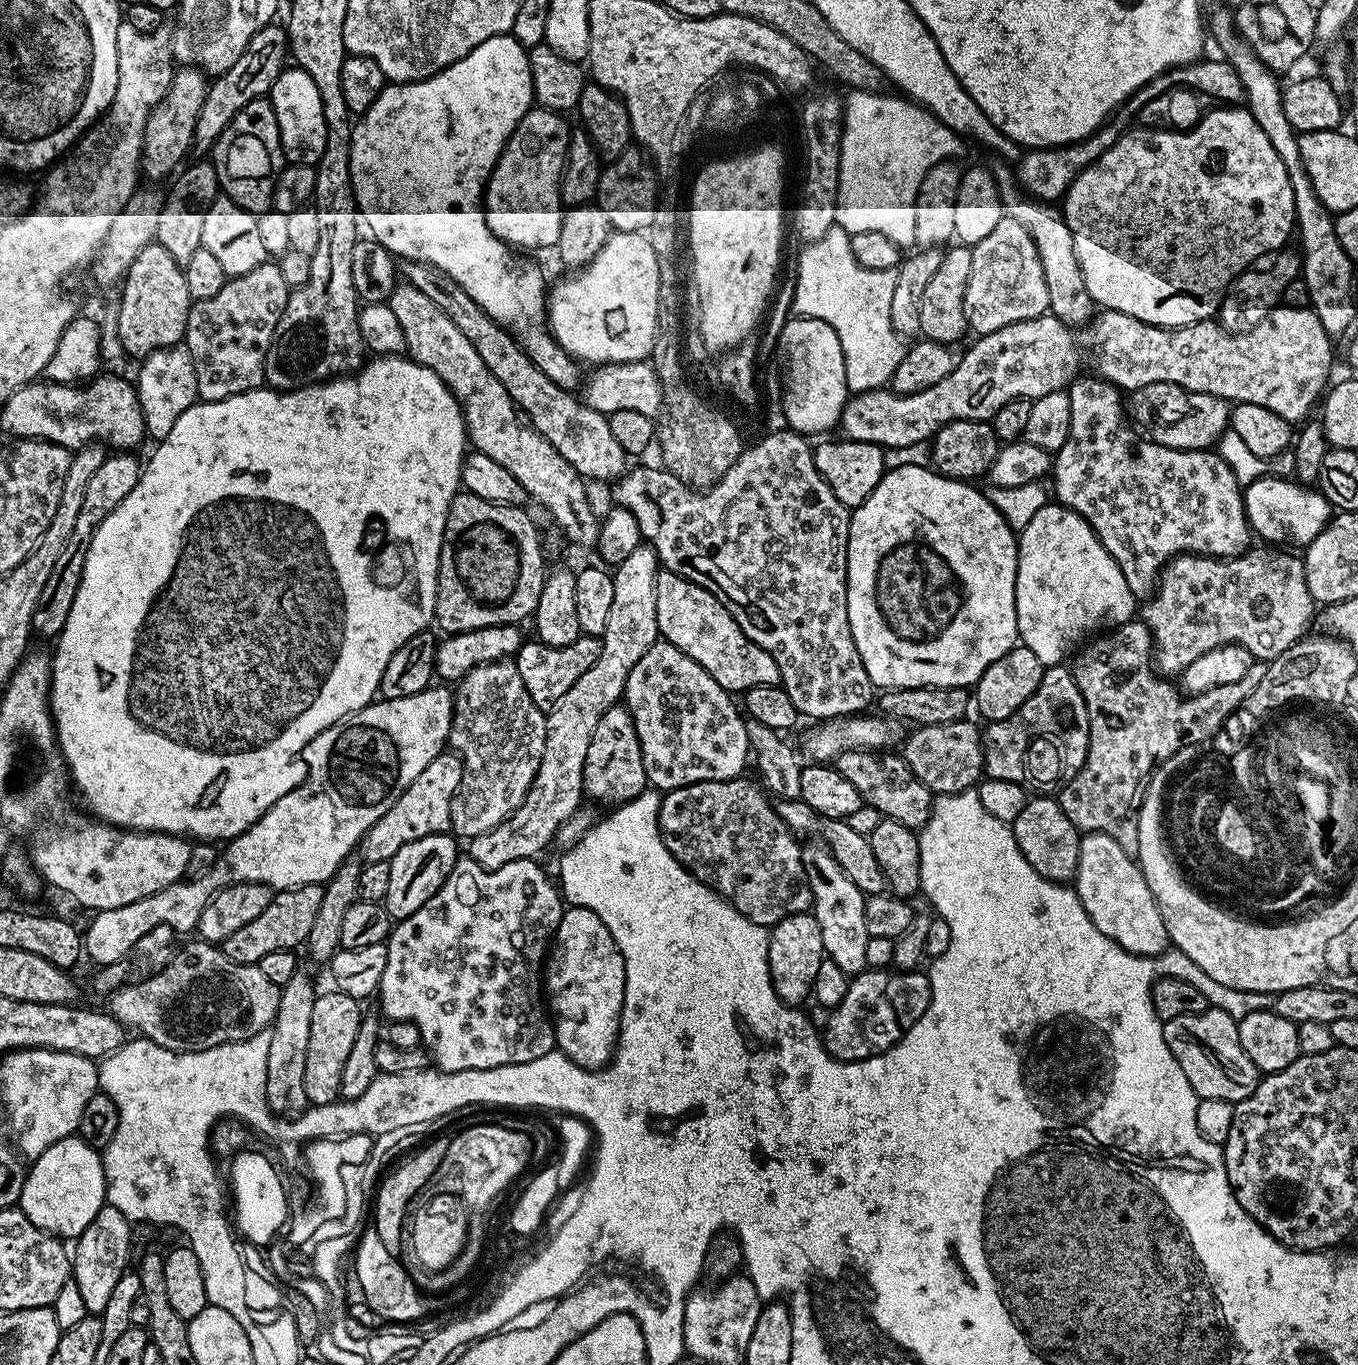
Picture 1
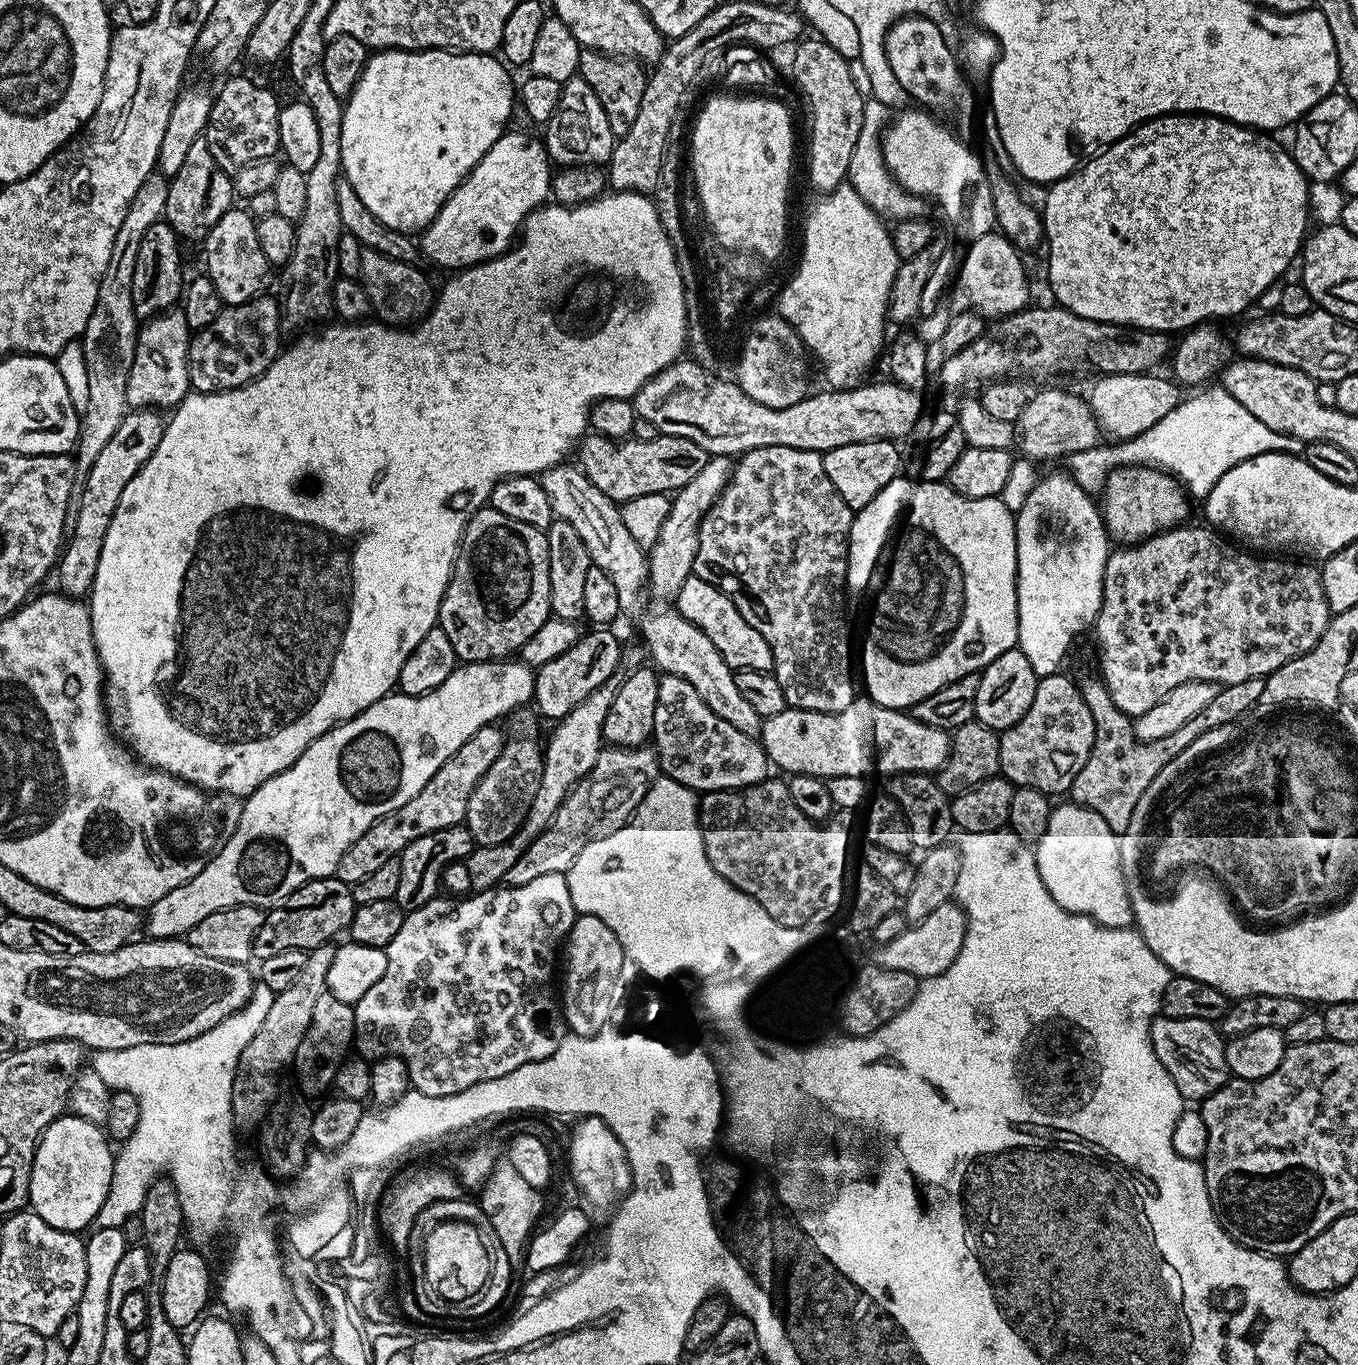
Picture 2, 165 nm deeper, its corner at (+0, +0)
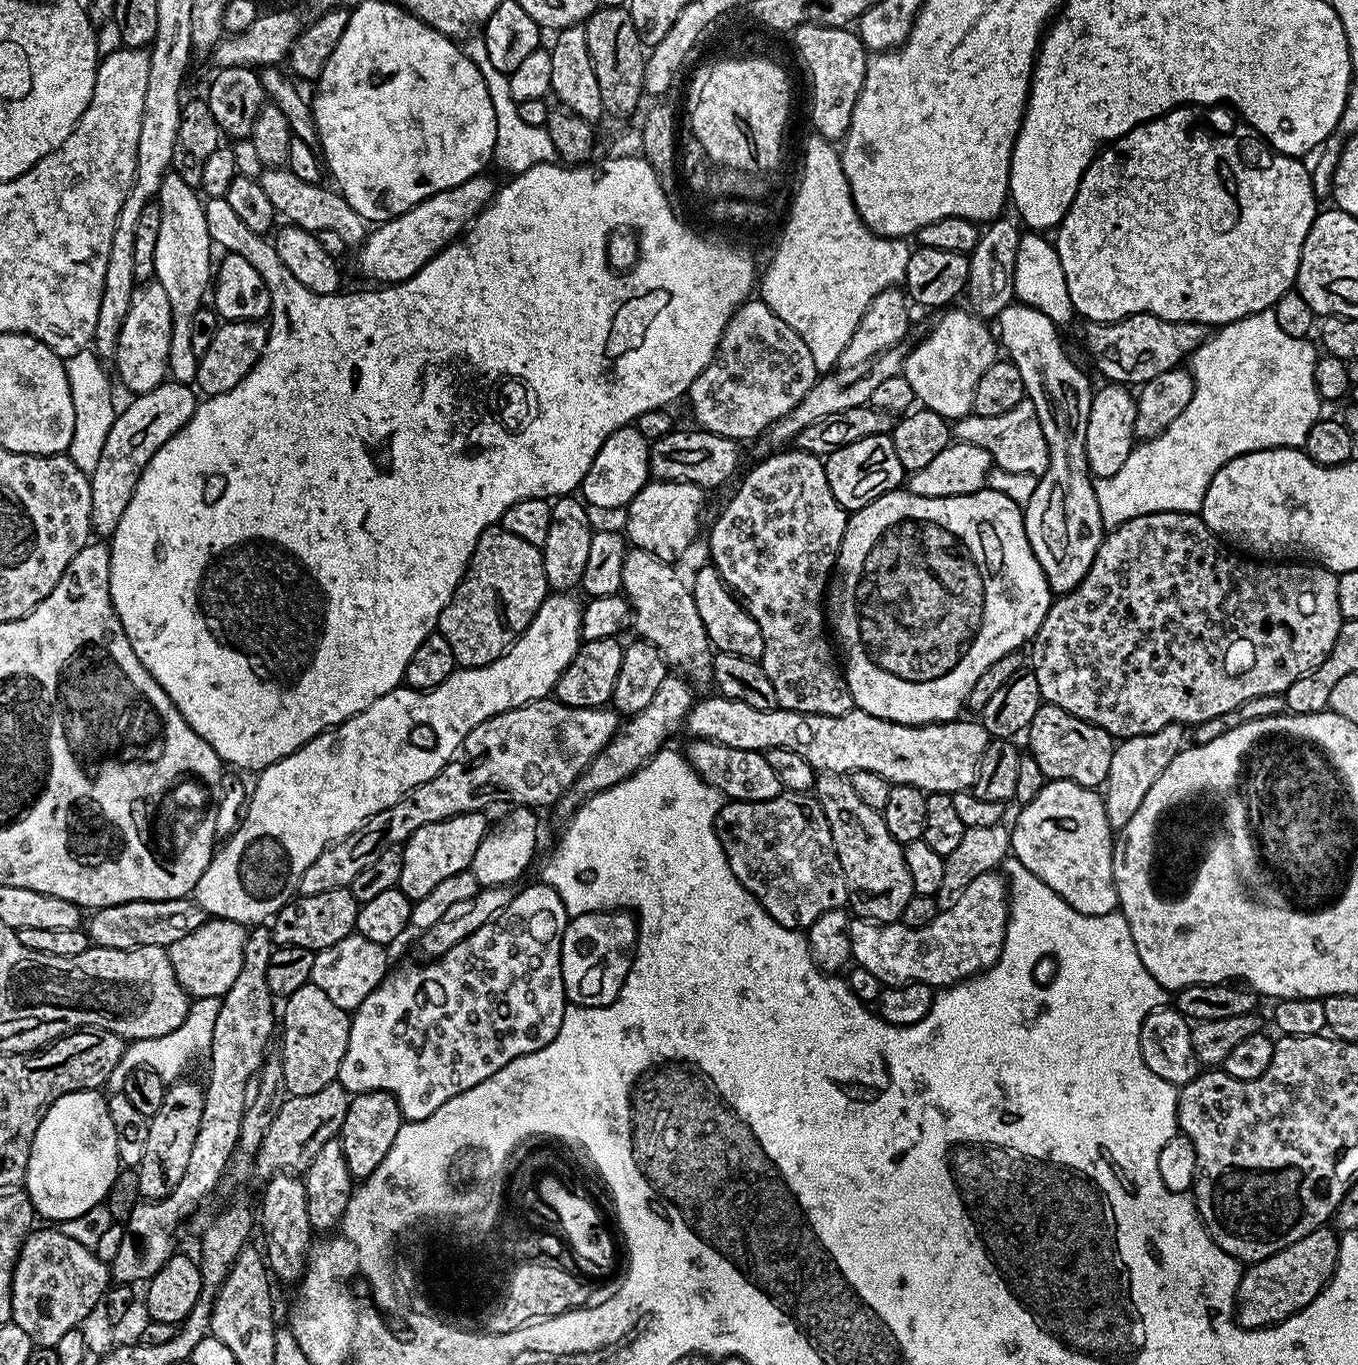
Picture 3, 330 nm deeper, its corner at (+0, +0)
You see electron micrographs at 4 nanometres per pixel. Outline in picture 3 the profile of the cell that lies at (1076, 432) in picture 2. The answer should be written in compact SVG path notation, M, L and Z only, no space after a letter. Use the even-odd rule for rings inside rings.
M1025 398L1014 406L1014 410L1006 410L1006 414L994 414L994 418L969 414L955 421L954 436L961 444L982 446L986 454L990 454L993 465L1003 472L1026 474L1041 477L1046 467L1046 449L1042 426L1038 422L1038 414L1034 410L1034 402Z

